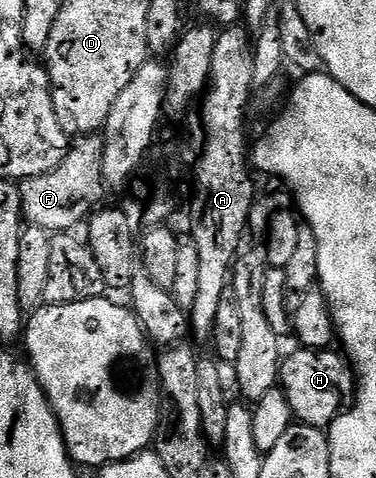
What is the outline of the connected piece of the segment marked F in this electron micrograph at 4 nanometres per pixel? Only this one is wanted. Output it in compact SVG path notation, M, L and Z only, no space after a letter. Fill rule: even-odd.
M97 134L83 135L70 144L70 151L48 173L28 177L17 184L22 202L22 213L27 224L42 227L49 233L70 233L77 223L85 224L95 210L94 202L104 191L102 181L102 140Z

